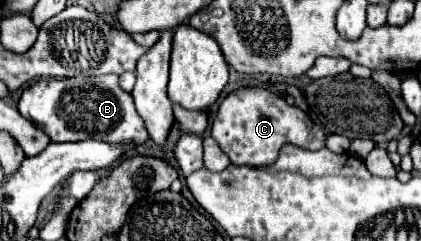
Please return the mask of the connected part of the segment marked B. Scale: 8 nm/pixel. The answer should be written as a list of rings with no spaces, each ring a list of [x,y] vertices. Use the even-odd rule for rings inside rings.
[[[95,75],[95,77],[73,77],[73,79],[39,79],[33,85],[23,89],[19,103],[17,103],[17,109],[25,119],[29,119],[37,127],[41,127],[55,143],[85,141],[85,139],[93,137],[93,139],[105,141],[105,143],[135,141],[137,145],[141,145],[149,139],[143,119],[135,111],[133,97],[131,97],[131,93],[127,93],[119,87],[117,75]]]

